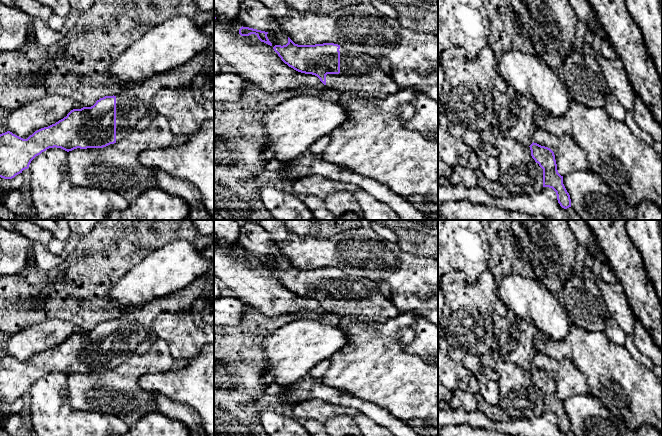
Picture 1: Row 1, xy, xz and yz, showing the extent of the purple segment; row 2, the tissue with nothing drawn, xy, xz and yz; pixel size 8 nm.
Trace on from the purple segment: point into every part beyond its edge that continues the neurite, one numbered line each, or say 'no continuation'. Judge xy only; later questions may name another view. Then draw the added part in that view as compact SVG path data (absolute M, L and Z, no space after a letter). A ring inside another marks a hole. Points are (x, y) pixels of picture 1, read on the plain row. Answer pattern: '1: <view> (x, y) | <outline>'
1: xy (134, 330) | M214 243L202 251L203 256L210 261L208 271L204 279L194 281L190 285L166 296L154 298L142 307L129 310L116 320L116 367L123 364L134 355L142 355L149 351L153 340L153 322L160 313L176 313L191 311L194 301L201 295L205 280L214 273Z

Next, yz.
1: yz (513, 338) | M511 312L504 317L494 314L492 321L494 327L491 350L495 357L530 370L533 367L531 358L537 352L534 346L534 324Z

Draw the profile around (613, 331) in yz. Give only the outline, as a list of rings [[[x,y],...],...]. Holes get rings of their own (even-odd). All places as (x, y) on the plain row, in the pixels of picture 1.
[[[607,317],[605,319],[604,333],[609,340],[611,340],[615,344],[618,344],[618,345],[621,345],[621,346],[624,346],[624,344],[627,340],[626,333],[616,323],[616,321],[611,317]]]

